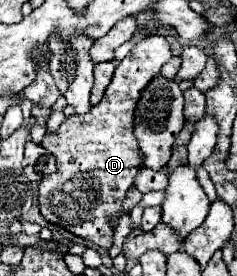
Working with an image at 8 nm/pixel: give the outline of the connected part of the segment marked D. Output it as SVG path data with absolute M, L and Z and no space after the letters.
M148 36L144 38L118 66L114 72L112 82L106 88L104 98L90 108L84 116L68 116L60 128L50 134L46 132L40 146L44 146L54 158L56 158L56 172L42 178L38 186L38 202L40 202L40 214L56 226L62 226L64 230L72 232L74 236L88 240L104 250L110 250L114 242L114 232L108 226L108 218L120 210L126 192L132 188L134 178L138 170L142 168L140 164L140 148L134 138L134 110L136 104L144 92L144 88L160 74L160 68L172 58L170 44L164 36Z

